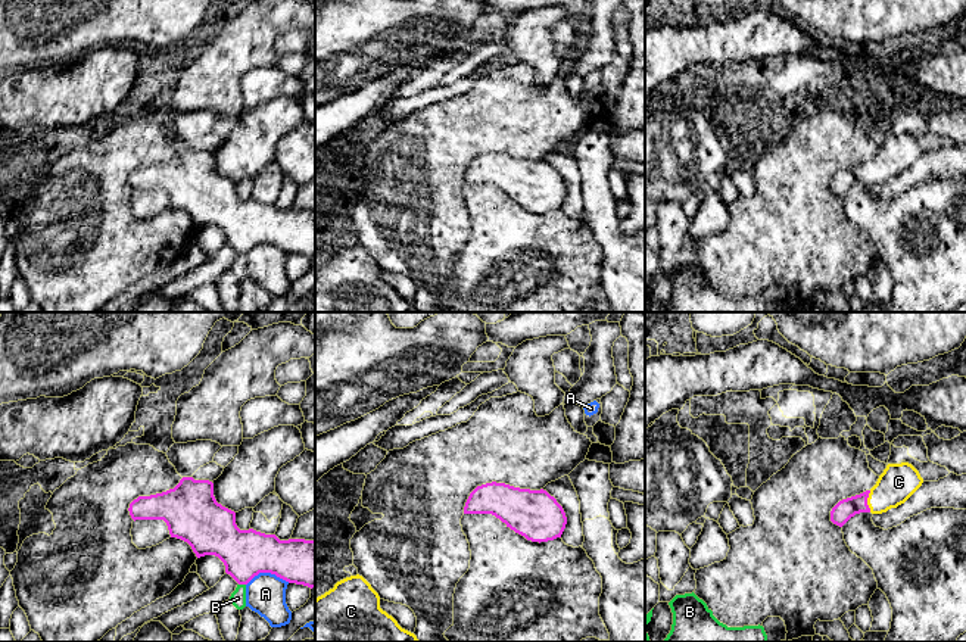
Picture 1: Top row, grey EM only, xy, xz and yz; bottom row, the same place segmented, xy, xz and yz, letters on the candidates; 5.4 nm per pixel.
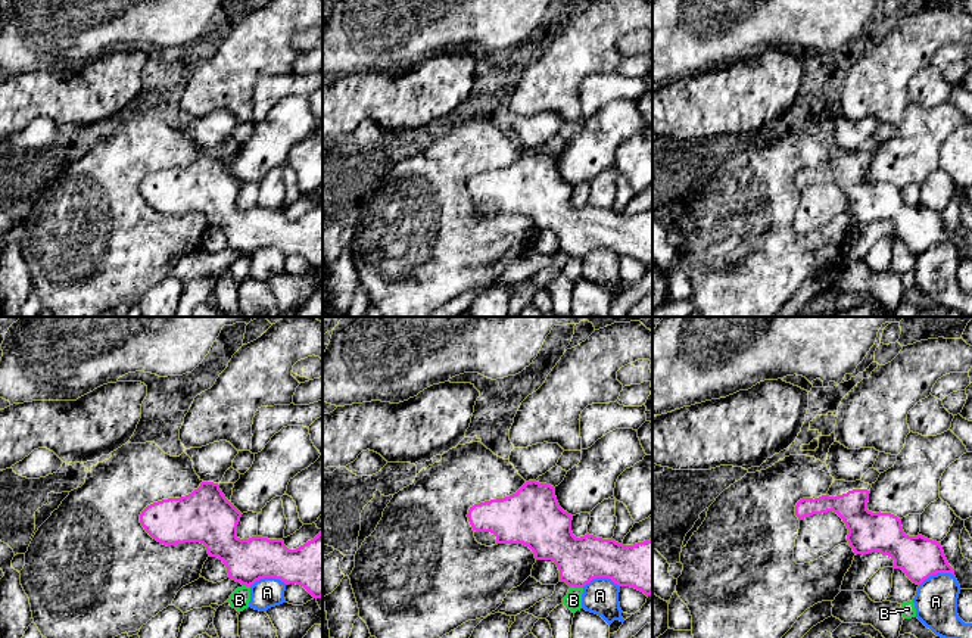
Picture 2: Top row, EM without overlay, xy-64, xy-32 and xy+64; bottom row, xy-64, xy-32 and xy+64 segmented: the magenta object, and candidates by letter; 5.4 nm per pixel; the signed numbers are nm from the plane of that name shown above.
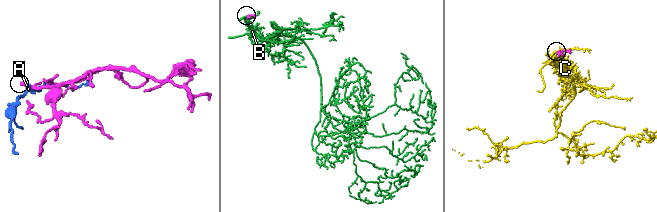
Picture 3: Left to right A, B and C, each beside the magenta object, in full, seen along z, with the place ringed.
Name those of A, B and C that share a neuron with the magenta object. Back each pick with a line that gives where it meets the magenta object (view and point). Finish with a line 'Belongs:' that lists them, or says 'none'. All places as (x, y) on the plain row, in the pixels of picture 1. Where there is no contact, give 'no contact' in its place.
C: yz (866, 171)
Belongs: C

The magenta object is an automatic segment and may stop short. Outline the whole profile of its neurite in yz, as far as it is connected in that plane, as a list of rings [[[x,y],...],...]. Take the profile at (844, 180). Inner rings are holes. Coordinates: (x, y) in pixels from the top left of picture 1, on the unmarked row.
[[[888,134],[870,160],[836,174],[831,181],[831,191],[842,197],[851,187],[860,183],[886,183],[904,174],[922,153],[923,149],[912,134]]]

